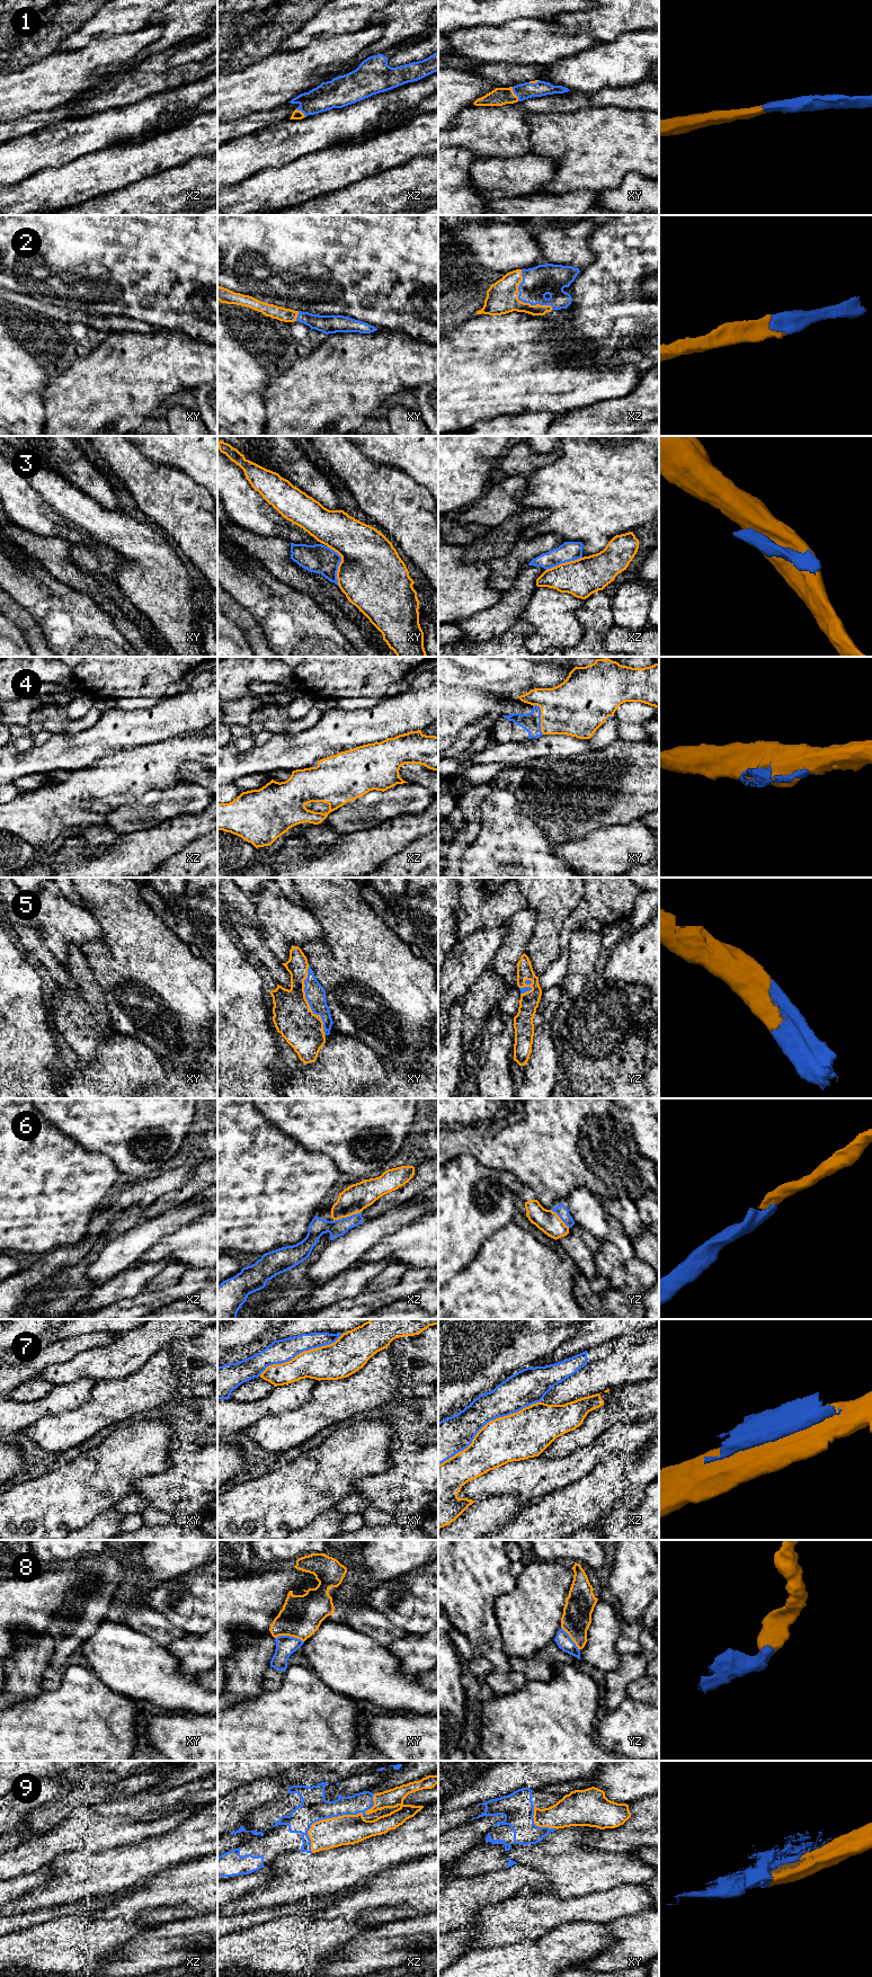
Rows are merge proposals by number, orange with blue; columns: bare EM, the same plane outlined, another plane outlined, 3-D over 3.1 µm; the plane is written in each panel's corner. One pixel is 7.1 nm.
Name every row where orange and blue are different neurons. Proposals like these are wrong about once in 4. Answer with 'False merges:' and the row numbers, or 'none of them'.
False merges: 3, 7

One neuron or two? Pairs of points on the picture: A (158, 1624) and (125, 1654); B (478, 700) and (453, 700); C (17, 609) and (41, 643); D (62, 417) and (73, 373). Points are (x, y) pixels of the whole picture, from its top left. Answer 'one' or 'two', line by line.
A: two
B: one
C: one
D: one

